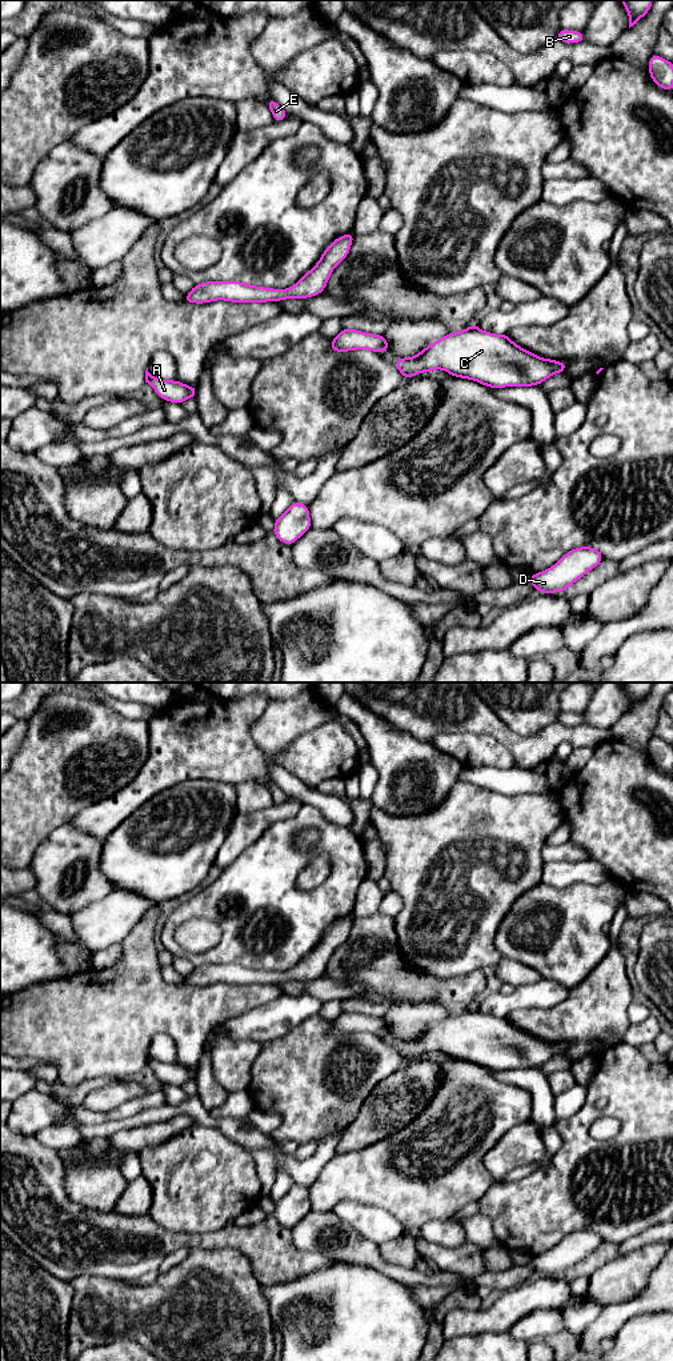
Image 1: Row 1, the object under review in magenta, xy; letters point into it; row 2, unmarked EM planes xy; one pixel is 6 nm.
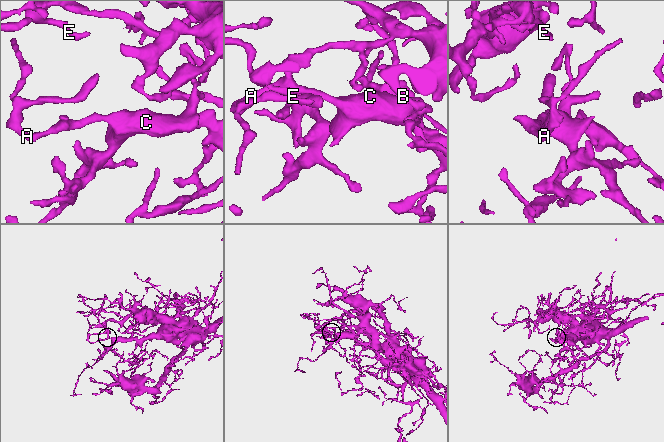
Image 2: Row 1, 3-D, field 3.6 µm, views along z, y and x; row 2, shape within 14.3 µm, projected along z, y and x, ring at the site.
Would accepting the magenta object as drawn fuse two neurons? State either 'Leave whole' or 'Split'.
Leave whole

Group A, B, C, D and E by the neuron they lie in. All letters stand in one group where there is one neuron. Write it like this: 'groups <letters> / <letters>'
groups A B C D E

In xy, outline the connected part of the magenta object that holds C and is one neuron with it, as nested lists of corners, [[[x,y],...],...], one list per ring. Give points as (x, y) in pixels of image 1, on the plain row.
[[[477,1006],[456,1016],[446,1016],[442,1021],[424,1030],[414,1040],[396,1041],[394,1048],[404,1061],[421,1054],[442,1052],[453,1060],[477,1064],[489,1070],[540,1068],[554,1056],[566,1052],[566,1045],[542,1041],[518,1029],[508,1017],[494,1017],[481,1013]]]

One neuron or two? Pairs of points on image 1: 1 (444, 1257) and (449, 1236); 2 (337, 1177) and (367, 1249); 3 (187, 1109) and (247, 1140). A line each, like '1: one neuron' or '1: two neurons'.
1: two neurons
2: two neurons
3: one neuron

